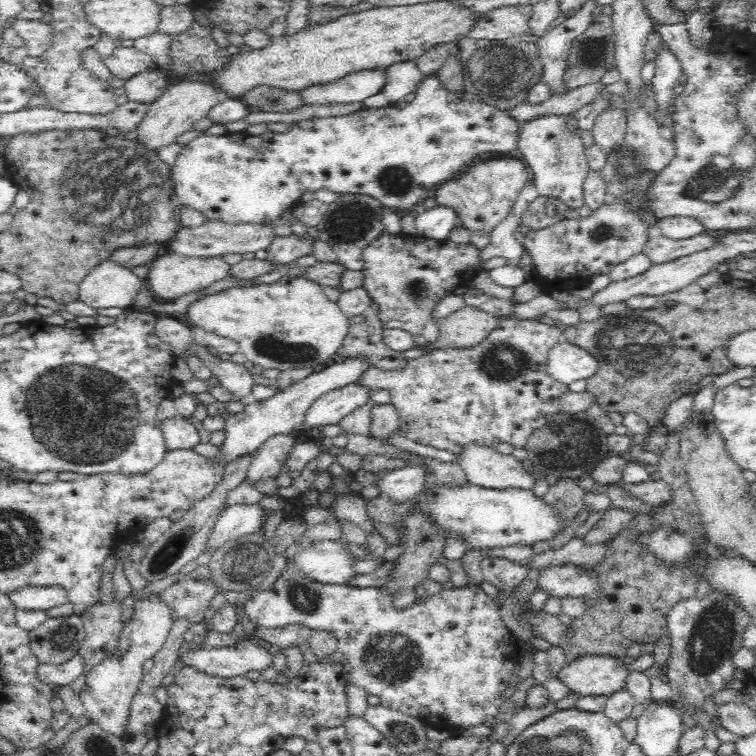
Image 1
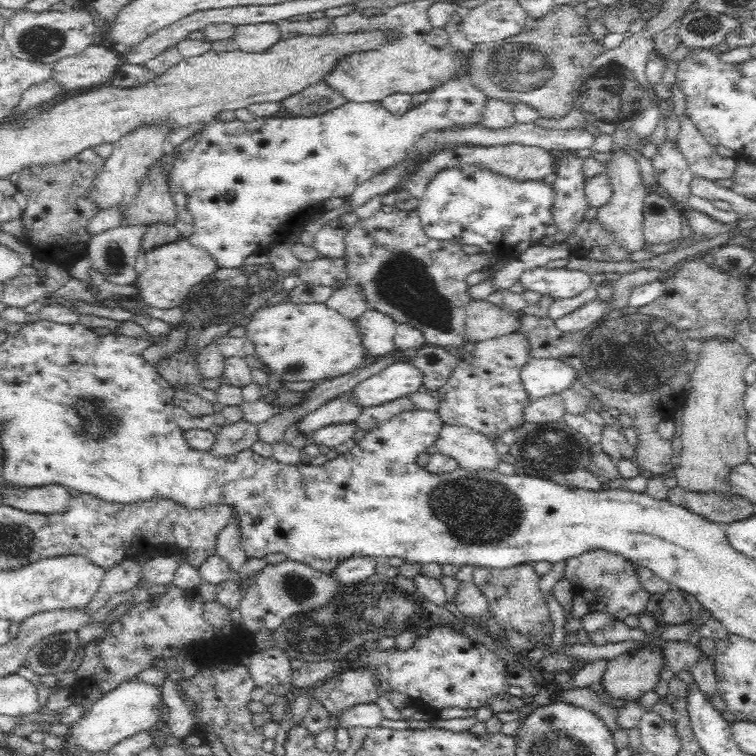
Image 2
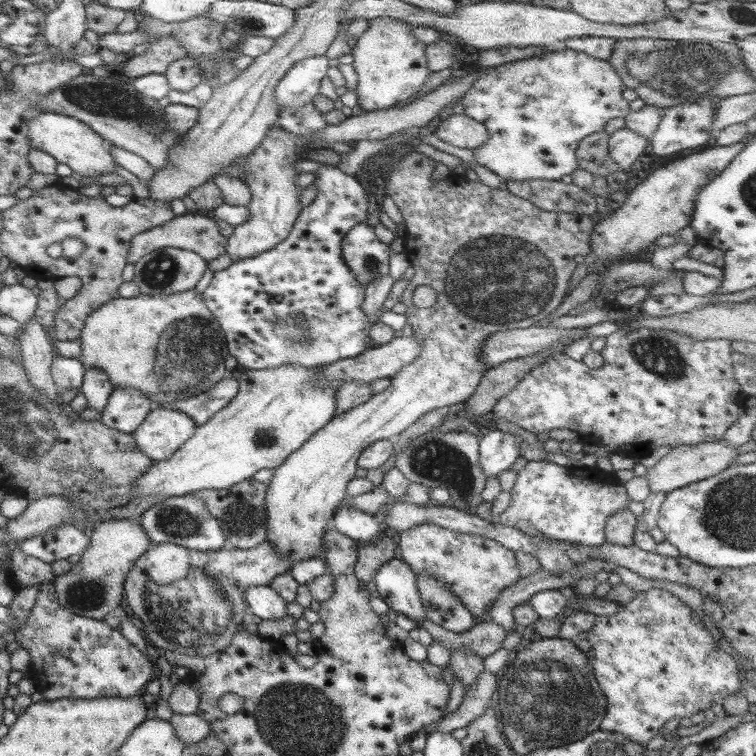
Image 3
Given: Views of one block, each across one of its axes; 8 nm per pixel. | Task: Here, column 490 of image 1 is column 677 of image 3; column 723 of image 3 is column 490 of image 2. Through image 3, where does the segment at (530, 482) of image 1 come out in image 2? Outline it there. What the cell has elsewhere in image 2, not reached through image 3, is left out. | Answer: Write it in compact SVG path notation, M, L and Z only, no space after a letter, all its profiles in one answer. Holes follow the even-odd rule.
M442 424L434 445L438 453L454 458L460 468L470 472L496 470L500 460L486 435L462 425Z

